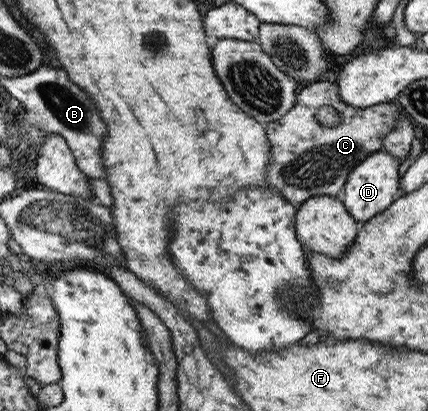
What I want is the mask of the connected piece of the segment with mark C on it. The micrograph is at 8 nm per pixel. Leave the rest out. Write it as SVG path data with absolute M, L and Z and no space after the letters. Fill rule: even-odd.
M312 82L296 96L290 111L266 124L267 143L272 160L266 166L266 181L288 202L304 203L314 195L337 196L345 186L350 171L370 153L383 149L384 139L396 127L404 111L392 102L358 108L340 98L338 82ZM320 106L334 106L342 121L334 127L322 127L316 119Z

